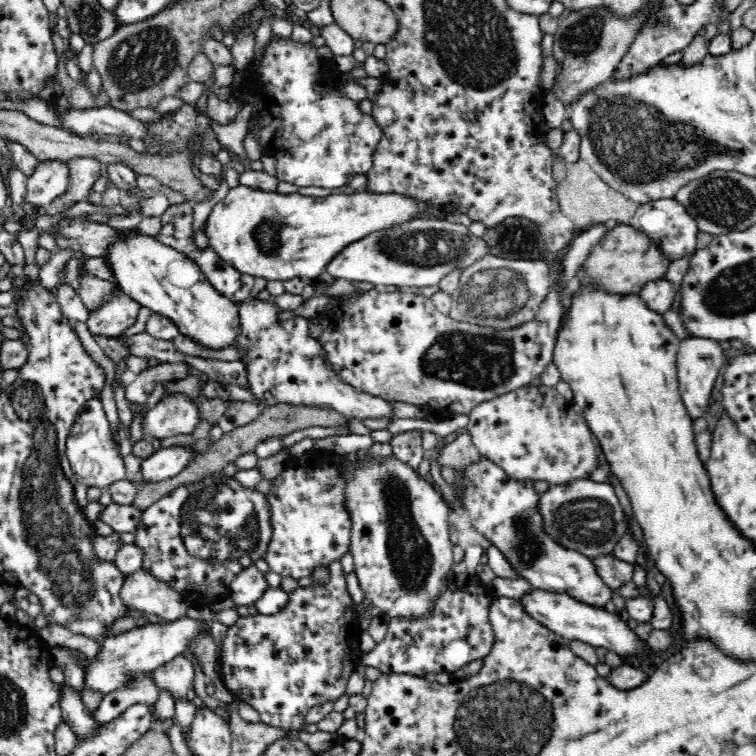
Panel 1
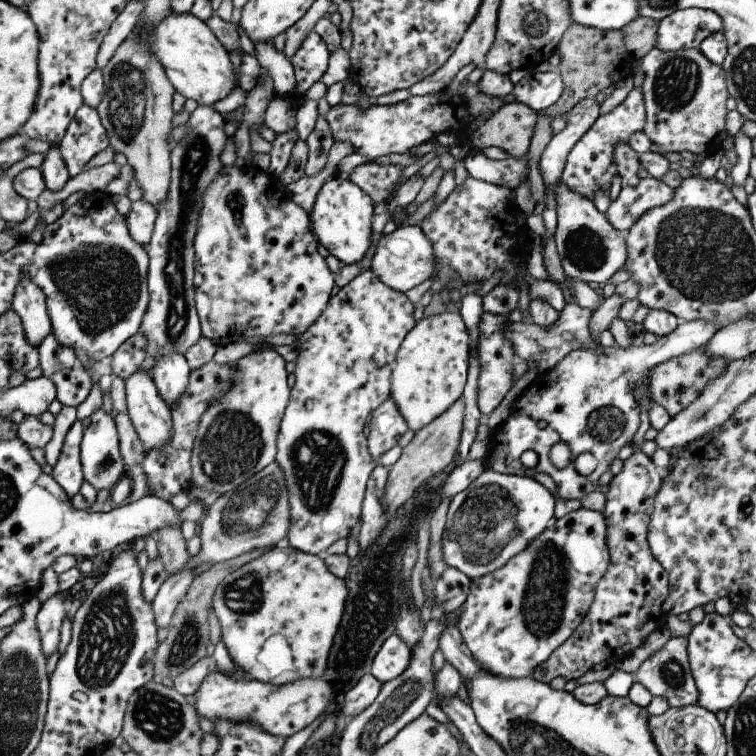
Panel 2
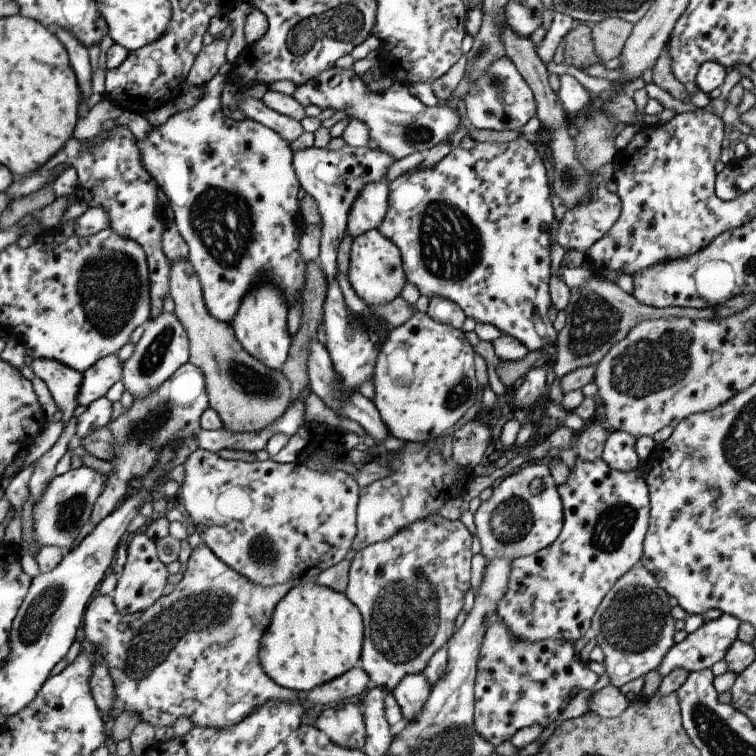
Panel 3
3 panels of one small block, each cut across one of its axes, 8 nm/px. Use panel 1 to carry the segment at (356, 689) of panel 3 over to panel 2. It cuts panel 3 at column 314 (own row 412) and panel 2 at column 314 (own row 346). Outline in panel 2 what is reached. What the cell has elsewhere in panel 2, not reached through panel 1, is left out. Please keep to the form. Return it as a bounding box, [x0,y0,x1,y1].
[193,671,332,739]

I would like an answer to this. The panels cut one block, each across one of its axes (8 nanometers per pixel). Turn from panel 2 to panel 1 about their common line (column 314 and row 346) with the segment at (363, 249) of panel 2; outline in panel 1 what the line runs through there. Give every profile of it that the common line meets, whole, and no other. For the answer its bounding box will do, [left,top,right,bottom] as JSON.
[104,230,241,350]

